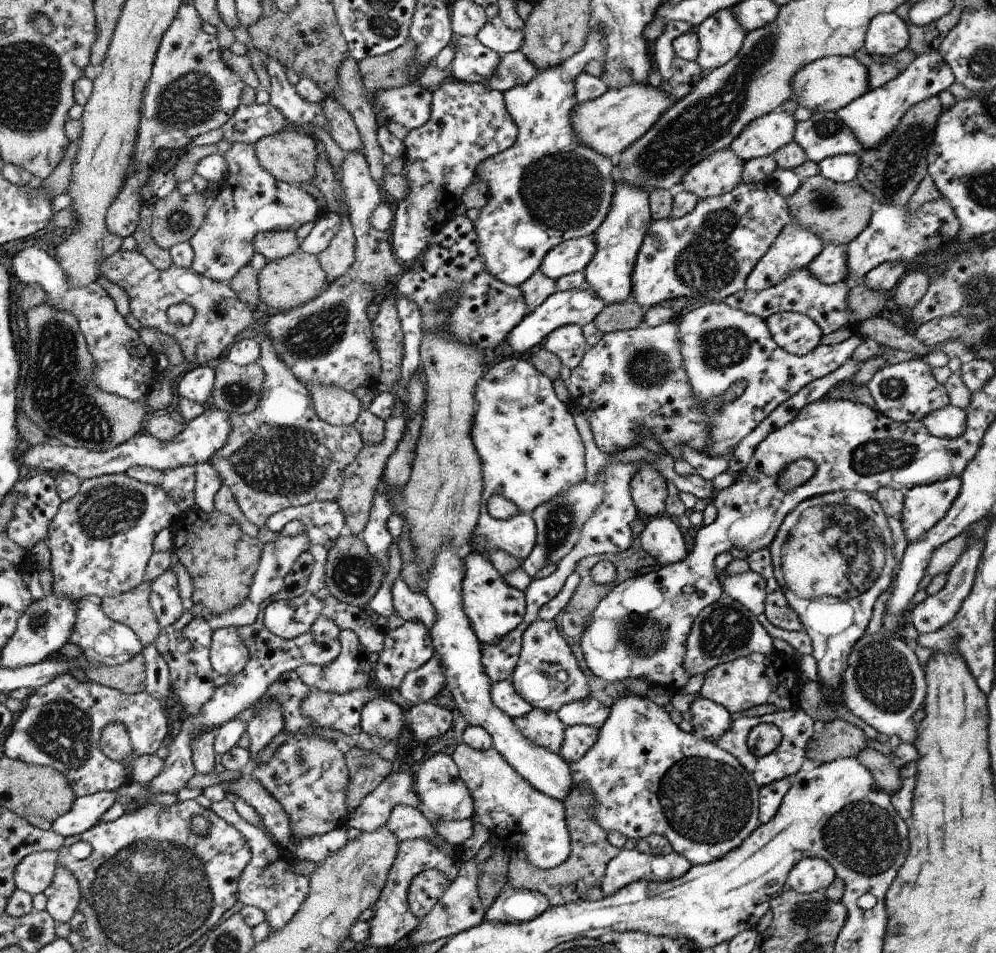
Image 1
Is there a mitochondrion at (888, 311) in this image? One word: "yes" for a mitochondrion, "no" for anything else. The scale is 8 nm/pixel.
no

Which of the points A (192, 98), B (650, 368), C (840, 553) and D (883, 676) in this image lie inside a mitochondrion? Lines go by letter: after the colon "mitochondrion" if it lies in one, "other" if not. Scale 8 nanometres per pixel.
A: mitochondrion
B: mitochondrion
C: mitochondrion
D: mitochondrion

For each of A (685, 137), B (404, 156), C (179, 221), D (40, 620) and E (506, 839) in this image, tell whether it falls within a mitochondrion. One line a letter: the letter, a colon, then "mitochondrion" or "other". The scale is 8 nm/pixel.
A: mitochondrion
B: other
C: mitochondrion
D: mitochondrion
E: other

